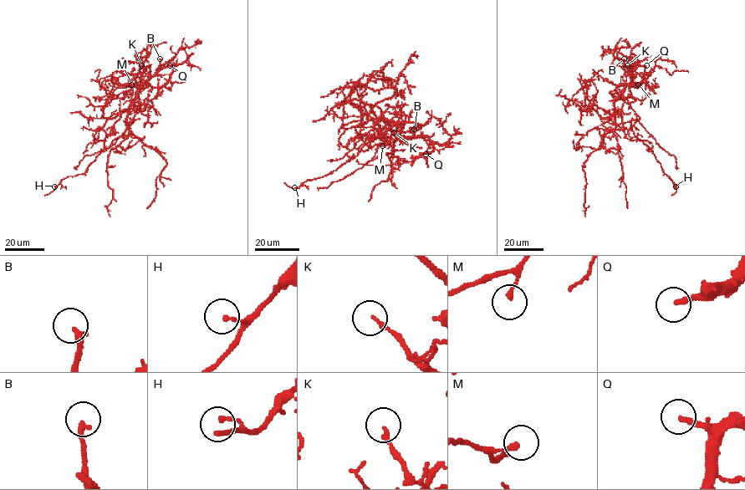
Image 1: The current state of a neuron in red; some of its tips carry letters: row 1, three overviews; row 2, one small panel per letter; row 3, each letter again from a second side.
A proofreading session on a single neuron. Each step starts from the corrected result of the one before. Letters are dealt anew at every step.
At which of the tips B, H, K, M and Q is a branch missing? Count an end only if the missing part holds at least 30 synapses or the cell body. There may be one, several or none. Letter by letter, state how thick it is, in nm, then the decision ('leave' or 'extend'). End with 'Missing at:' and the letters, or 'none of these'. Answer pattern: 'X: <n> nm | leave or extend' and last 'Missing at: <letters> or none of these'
B: 240 nm | extend
H: 160 nm | leave
K: 170 nm | leave
M: 200 nm | leave
Q: 220 nm | extend
Missing at: B, Q

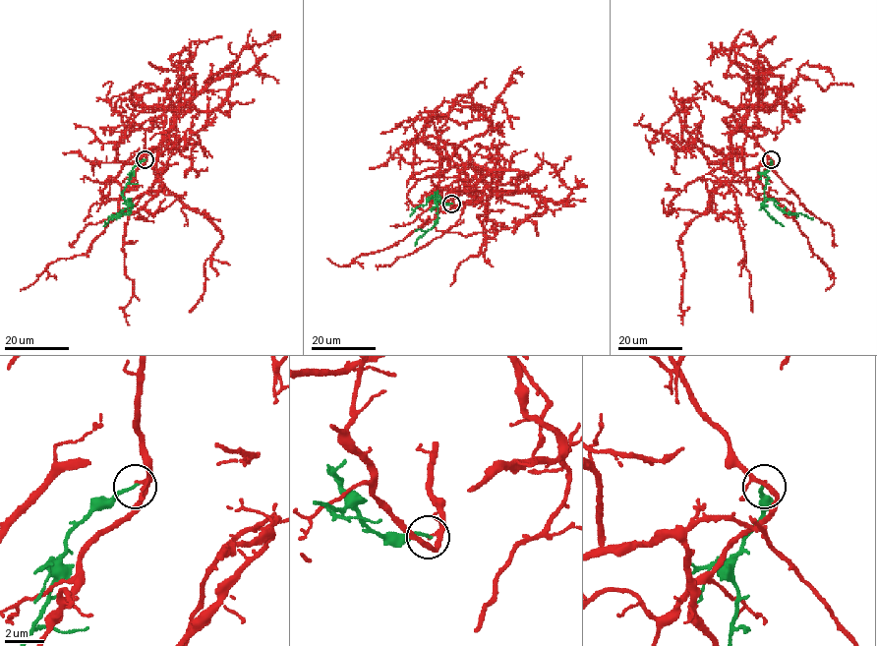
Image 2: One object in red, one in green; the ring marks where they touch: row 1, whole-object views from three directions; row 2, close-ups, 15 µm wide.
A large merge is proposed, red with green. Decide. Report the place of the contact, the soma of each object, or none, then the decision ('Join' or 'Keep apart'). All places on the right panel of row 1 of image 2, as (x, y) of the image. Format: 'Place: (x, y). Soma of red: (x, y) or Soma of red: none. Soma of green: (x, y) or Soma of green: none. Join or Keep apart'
Place: (771, 159). Soma of red: none. Soma of green: none. Keep apart

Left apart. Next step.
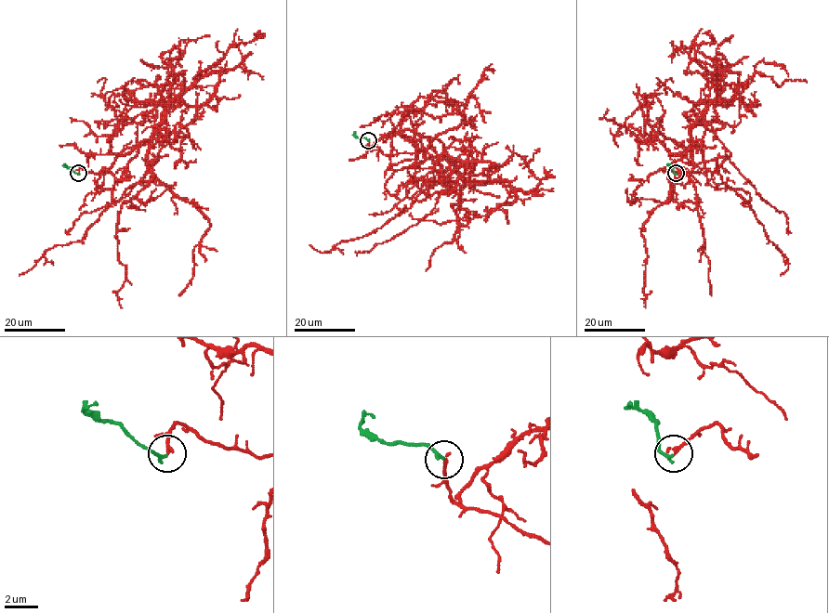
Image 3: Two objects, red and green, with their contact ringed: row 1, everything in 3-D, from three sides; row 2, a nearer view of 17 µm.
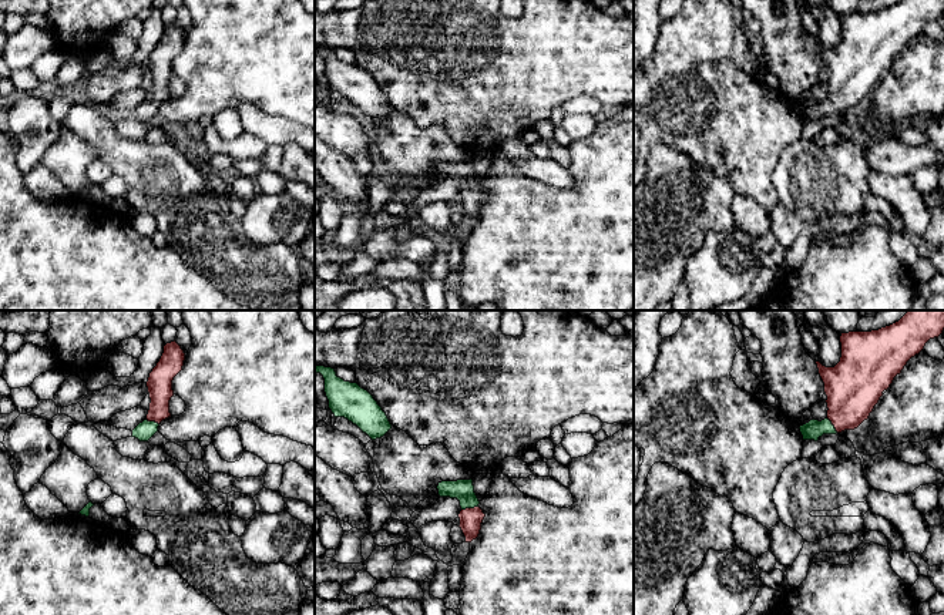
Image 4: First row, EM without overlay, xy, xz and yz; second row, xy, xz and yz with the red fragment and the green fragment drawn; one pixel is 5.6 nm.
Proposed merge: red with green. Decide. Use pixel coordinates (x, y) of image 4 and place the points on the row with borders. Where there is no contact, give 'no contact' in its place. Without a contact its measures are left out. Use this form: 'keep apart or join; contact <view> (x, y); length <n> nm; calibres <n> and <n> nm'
join; contact xz (469, 508); length 100 nm; calibres 130 and 120 nm

